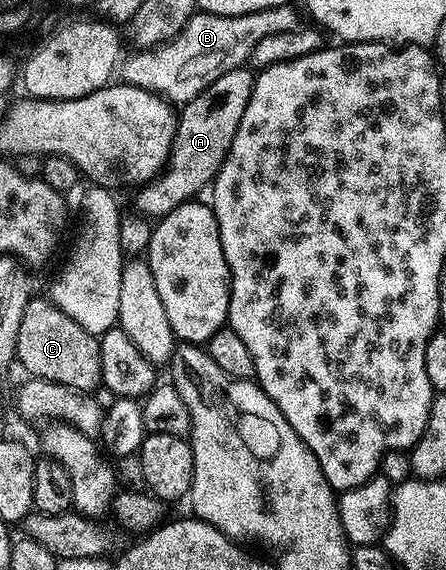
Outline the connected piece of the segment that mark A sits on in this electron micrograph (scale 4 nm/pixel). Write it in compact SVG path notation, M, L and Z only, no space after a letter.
M238 66L232 72L224 72L224 76L212 80L204 92L181 107L177 115L178 127L170 145L170 157L154 178L137 187L135 194L138 195L134 198L133 209L139 215L150 220L163 218L172 212L172 208L197 199L201 195L198 193L213 183L232 148L232 140L248 108L248 100L252 100L255 77L253 69Z

